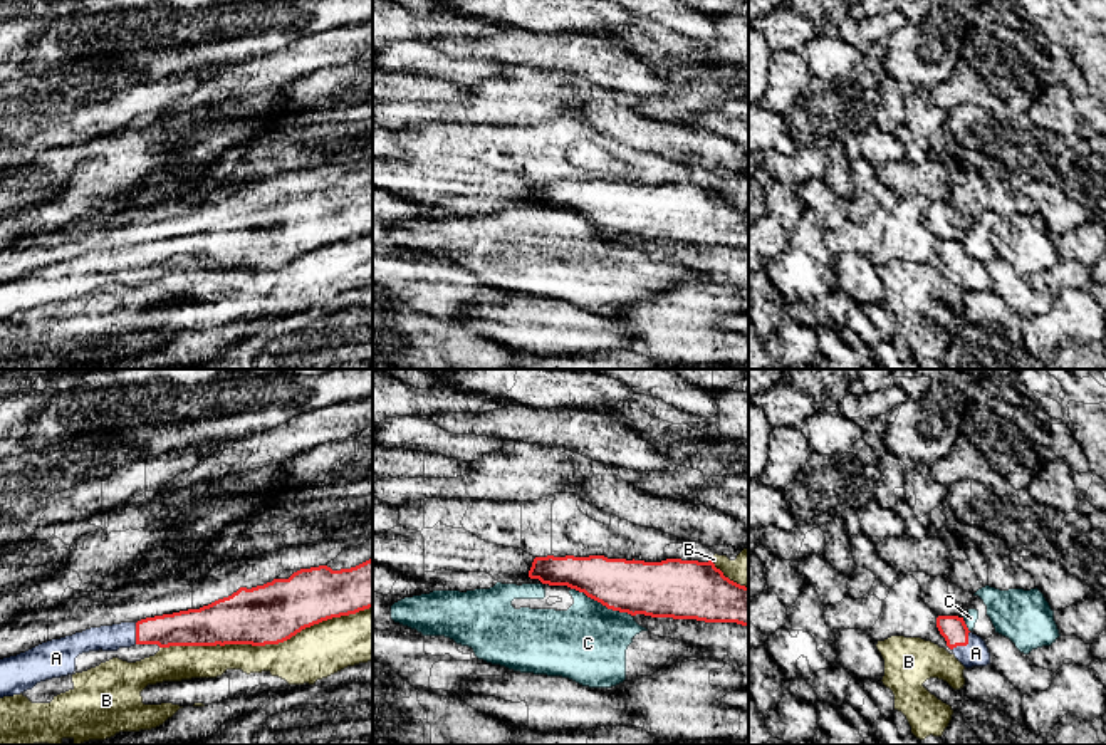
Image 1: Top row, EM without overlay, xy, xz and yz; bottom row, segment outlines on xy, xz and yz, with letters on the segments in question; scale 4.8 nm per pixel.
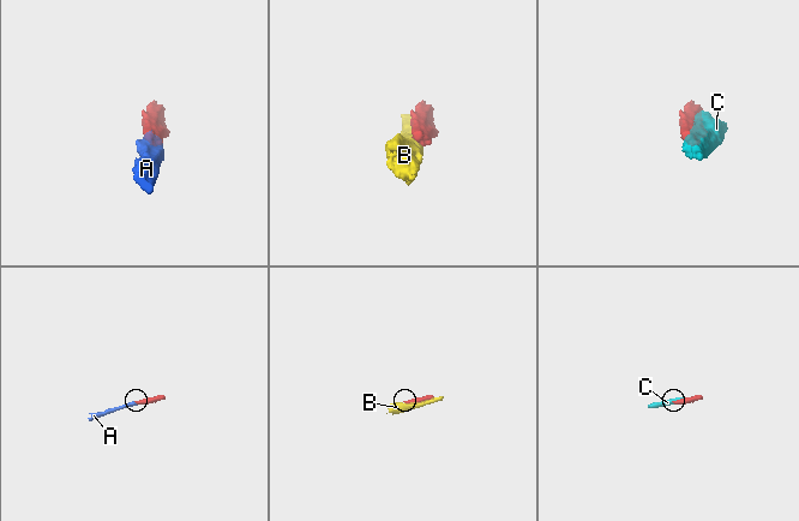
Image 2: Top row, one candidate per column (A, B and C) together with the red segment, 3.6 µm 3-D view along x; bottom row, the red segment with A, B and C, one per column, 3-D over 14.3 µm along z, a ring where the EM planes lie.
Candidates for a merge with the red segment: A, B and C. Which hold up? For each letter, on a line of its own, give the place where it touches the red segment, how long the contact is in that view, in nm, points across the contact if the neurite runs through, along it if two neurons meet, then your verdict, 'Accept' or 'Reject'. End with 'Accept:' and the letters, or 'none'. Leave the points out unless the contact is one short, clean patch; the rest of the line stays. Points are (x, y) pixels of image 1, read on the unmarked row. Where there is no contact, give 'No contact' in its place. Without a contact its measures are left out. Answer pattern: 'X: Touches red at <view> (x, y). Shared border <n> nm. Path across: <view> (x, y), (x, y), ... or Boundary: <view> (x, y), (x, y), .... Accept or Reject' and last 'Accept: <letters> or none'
A: Touches red at yz (965, 269). Shared border 130 nm. Path across: yz (952, 252), (965, 269), (975, 277). Accept
B: Touches red at xy (266, 267). Shared border 1050 nm. Reject
C: Touches red at xz (601, 227). Shared border 320 nm. Reject
Accept: A

